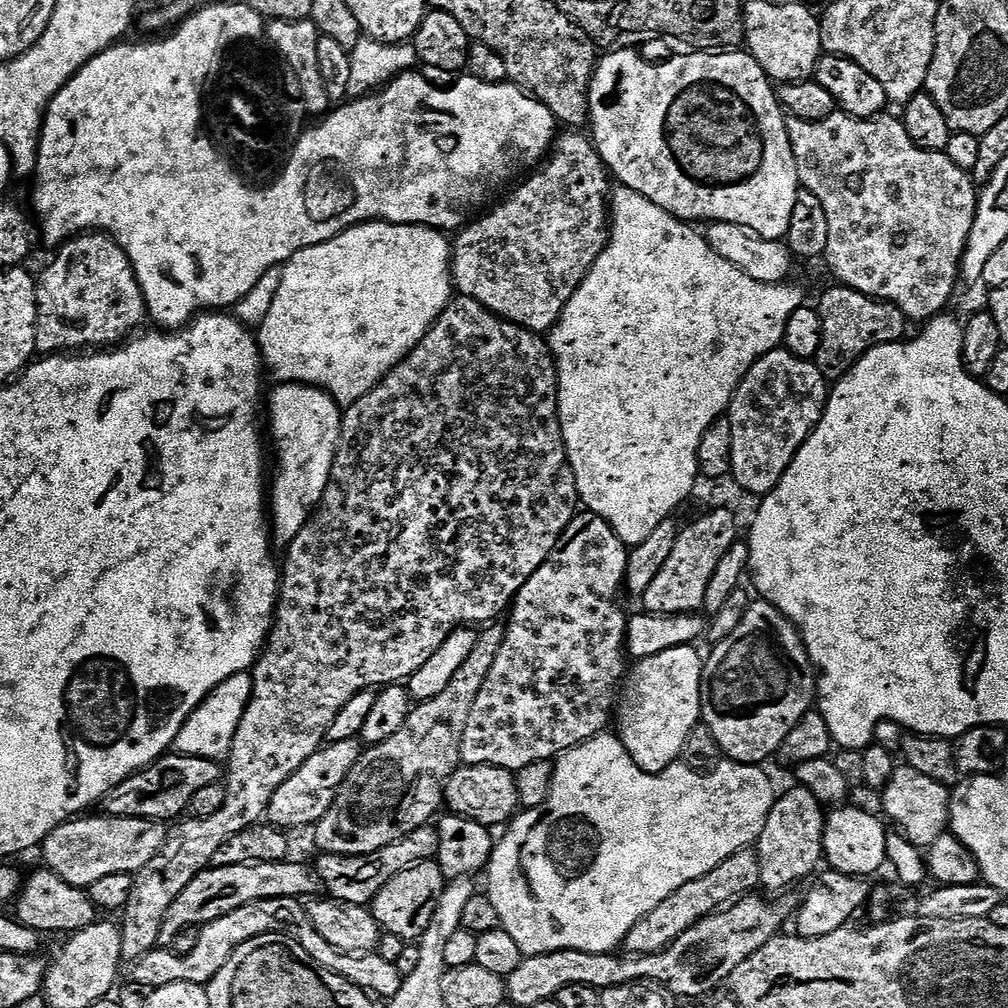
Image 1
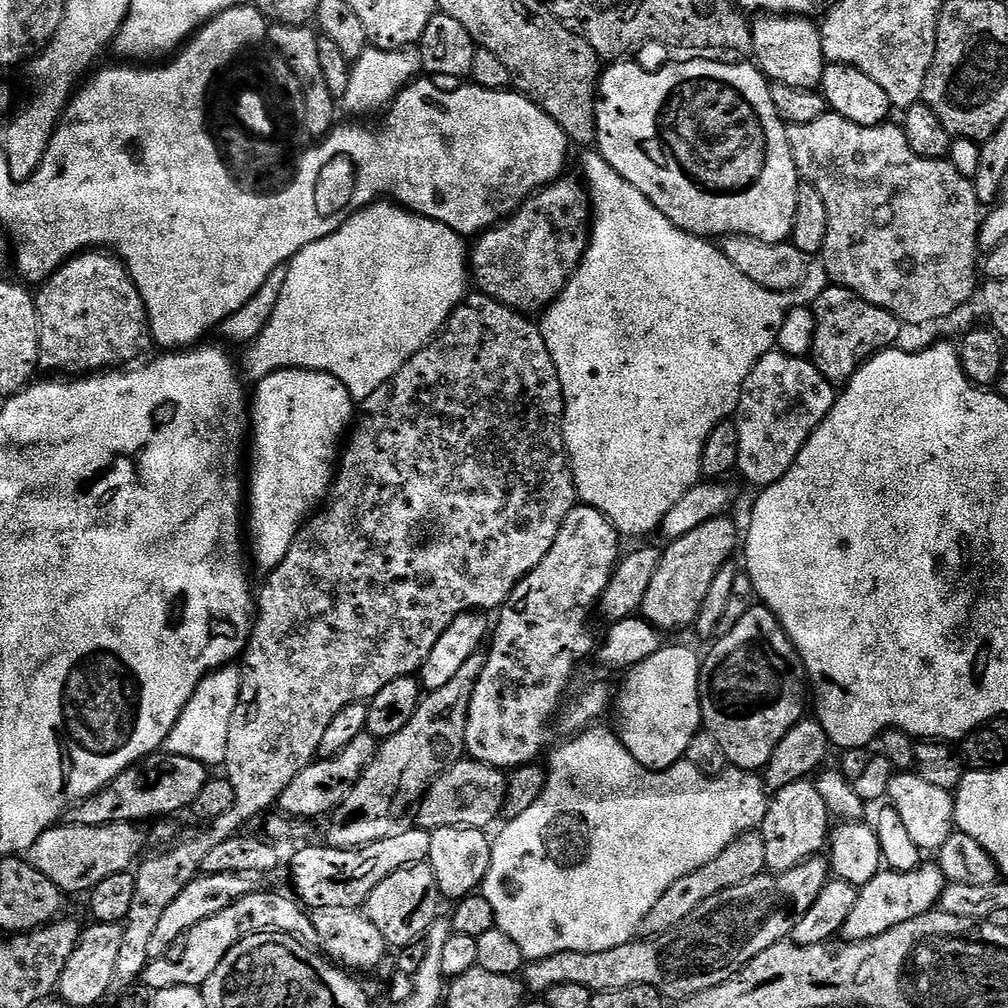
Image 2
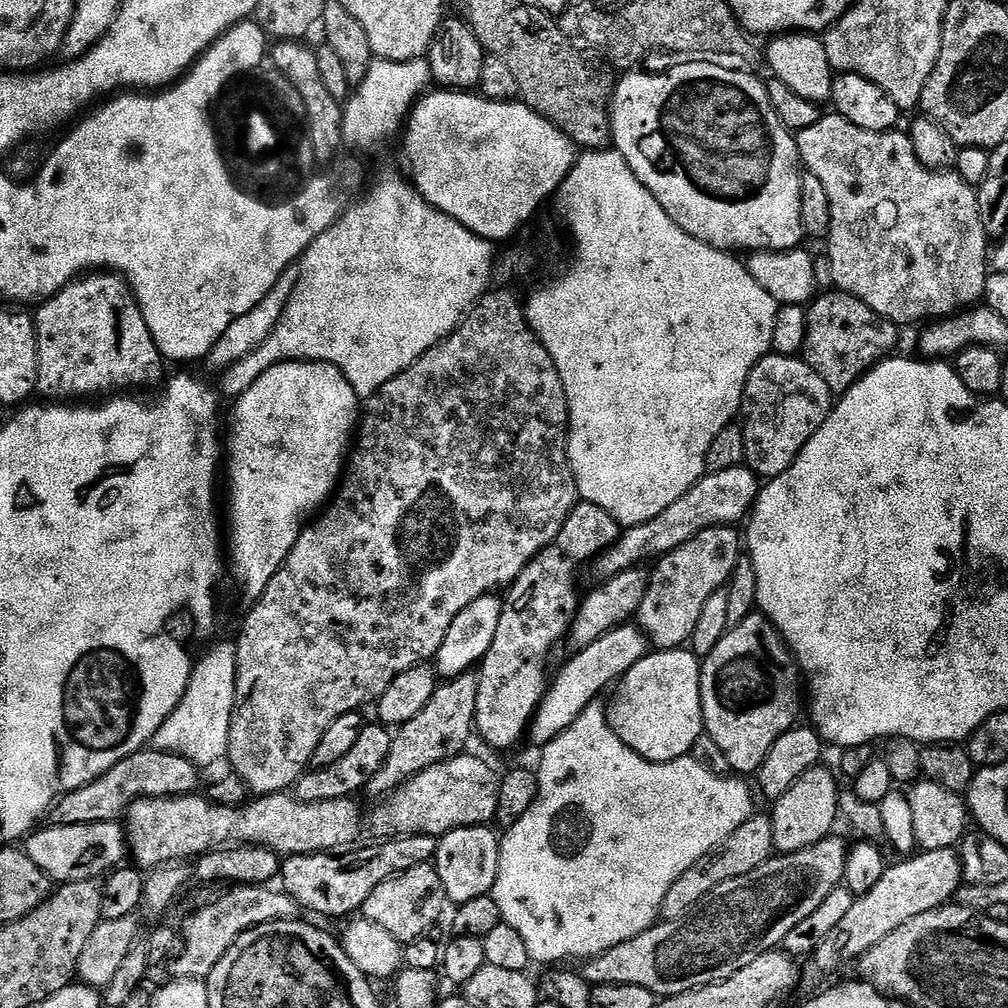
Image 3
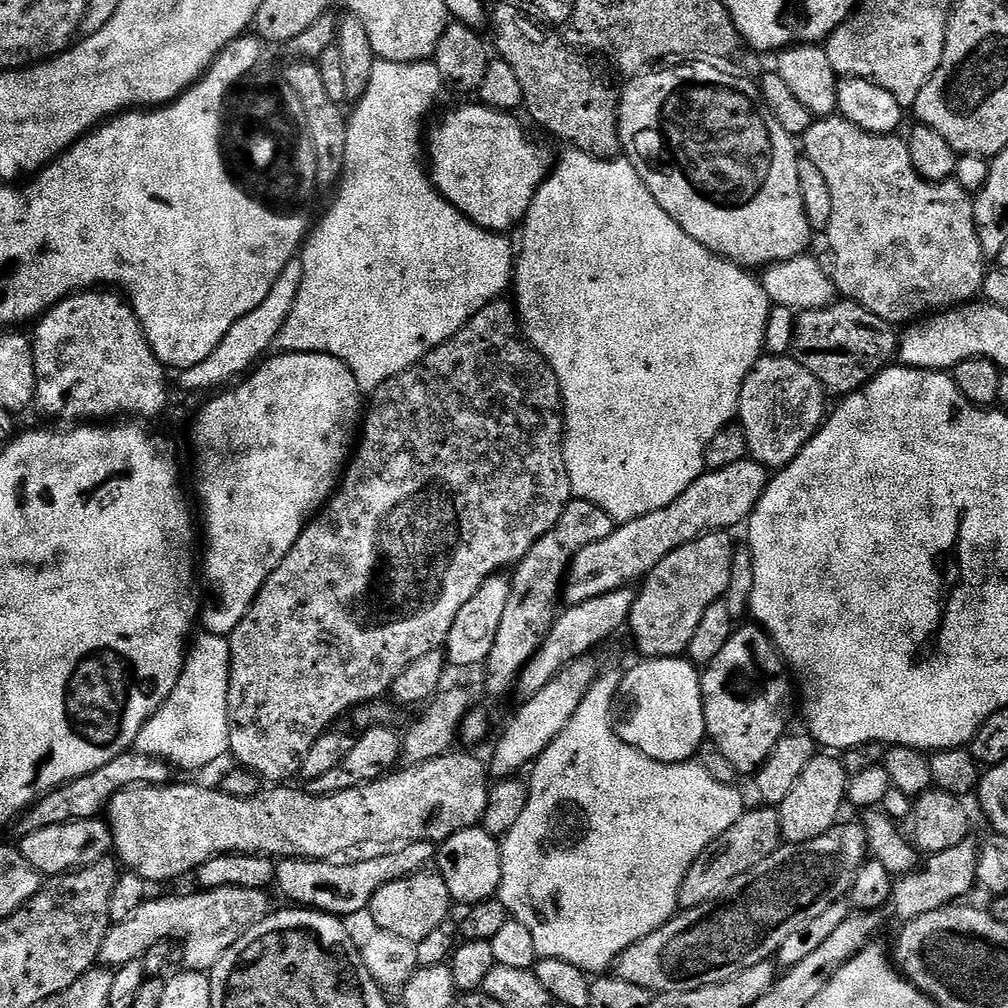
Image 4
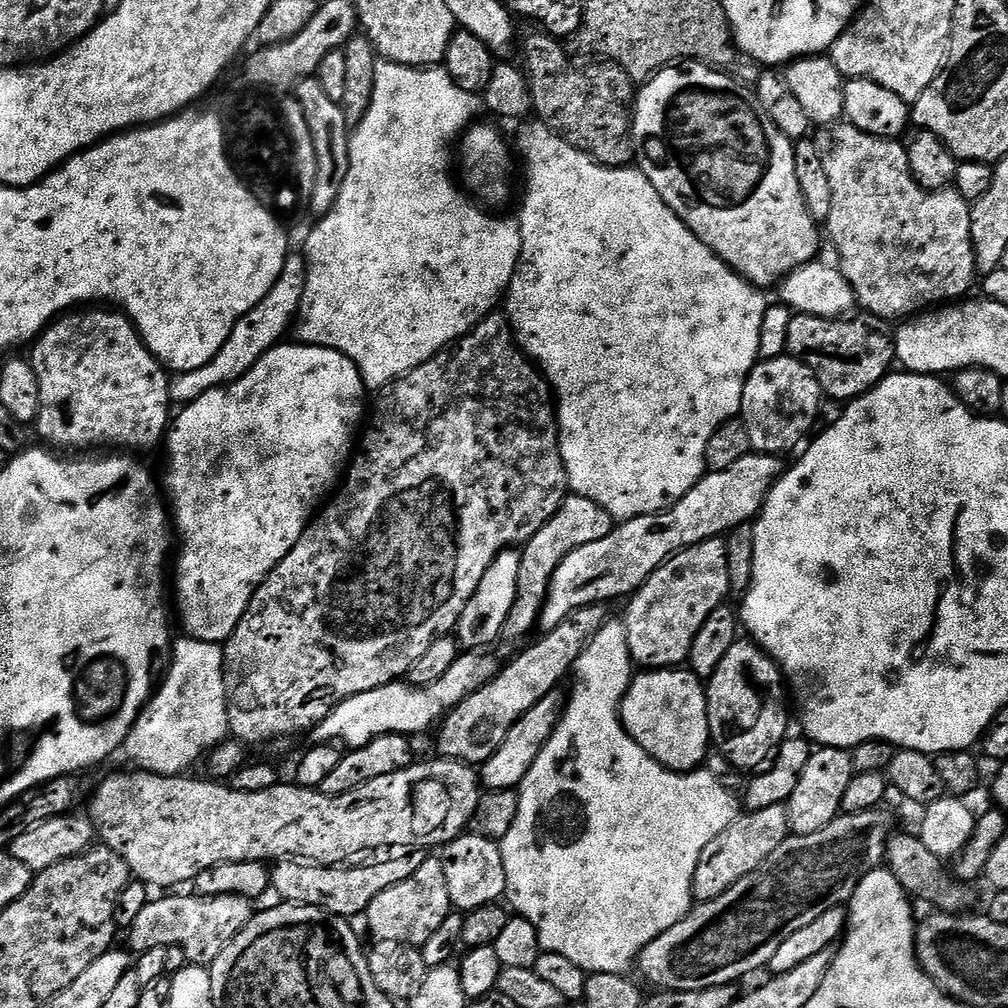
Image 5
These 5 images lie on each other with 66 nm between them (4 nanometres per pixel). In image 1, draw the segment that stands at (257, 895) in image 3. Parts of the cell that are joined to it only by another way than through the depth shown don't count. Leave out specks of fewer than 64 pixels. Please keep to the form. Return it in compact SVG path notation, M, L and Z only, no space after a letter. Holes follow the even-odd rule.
M266 898L262 902L250 902L246 906L238 906L238 910L230 910L230 914L222 914L222 918L214 918L214 922L203 925L200 928L198 946L190 950L190 954L178 956L171 950L153 950L144 955L140 960L131 965L131 983L141 984L147 988L161 988L170 986L174 982L190 982L207 986L216 972L230 962L234 950L250 938L258 938L262 934L270 934L274 931L273 925L268 924L276 916L275 931L291 934L293 937L302 938L303 944L324 944L326 938L314 930L314 926L308 920L305 905L294 898ZM164 951L164 952L160 952Z

